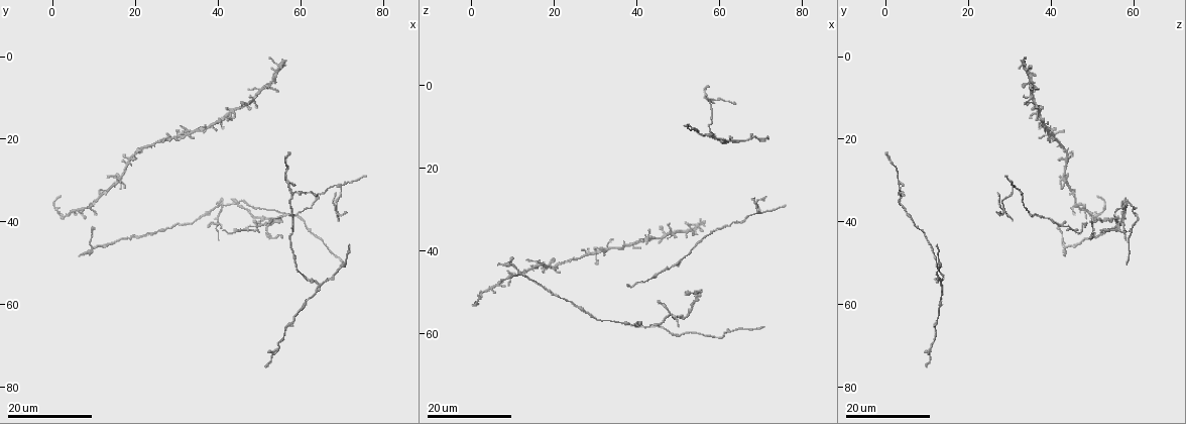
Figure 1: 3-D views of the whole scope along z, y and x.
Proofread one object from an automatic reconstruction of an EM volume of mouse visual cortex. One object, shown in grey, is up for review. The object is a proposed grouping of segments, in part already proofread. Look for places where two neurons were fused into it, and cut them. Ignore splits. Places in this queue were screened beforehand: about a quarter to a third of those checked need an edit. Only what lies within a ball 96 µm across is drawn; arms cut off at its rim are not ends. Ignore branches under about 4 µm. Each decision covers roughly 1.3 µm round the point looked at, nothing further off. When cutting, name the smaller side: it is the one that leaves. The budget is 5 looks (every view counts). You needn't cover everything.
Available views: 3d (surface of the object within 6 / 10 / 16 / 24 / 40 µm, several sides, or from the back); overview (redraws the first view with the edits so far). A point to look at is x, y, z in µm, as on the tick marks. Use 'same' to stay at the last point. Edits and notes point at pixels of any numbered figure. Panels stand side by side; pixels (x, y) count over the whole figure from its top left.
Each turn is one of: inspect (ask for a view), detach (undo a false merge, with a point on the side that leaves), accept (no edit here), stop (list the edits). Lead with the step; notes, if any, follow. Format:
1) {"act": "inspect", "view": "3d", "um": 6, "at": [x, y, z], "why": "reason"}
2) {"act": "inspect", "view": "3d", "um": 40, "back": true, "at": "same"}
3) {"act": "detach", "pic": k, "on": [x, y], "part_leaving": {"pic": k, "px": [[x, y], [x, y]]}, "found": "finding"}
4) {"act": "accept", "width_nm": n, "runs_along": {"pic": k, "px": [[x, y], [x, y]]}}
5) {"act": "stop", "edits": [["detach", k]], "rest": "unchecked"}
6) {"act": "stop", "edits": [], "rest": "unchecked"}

{"act": "inspect", "view": "3d", "um": 24, "at": [64.5, 55.5, 14.0], "why": "three arms meet"}

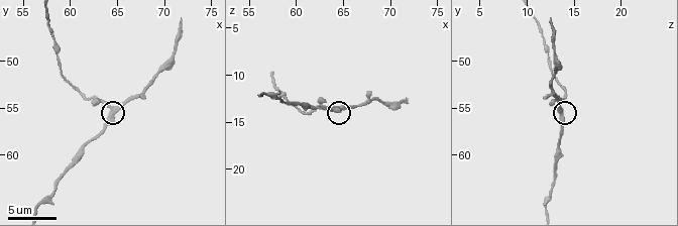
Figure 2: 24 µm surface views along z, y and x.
{"act": "inspect", "view": "3d", "um": 10, "at": [64.4, 55.4, 13.6]}

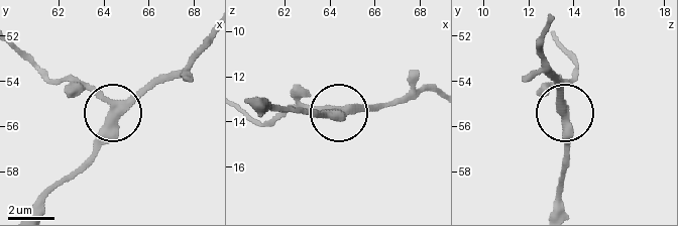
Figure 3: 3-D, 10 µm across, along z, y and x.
{"act": "accept", "found": "continuous, no second neuron"}

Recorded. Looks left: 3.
{"act": "inspect", "view": "3d", "um": 24, "at": [57.5, 31.0, 3.5], "why": "side arm on a straight run"}

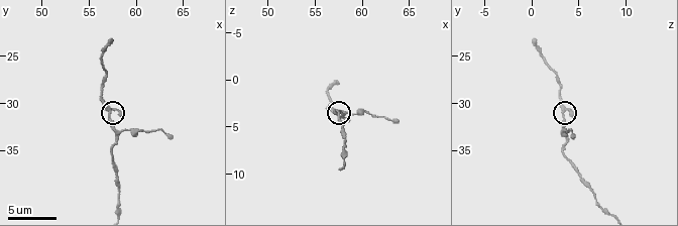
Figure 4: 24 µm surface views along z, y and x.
{"act": "inspect", "view": "3d", "um": 10, "at": [57.4, 31.2, 3.2]}

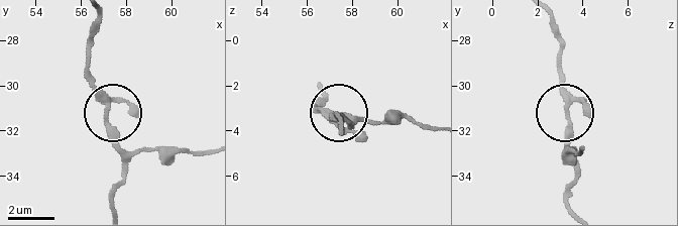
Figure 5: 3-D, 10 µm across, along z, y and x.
{"act": "inspect", "view": "3d", "um": 6, "at": [57.2, 31.3, 3.3]}

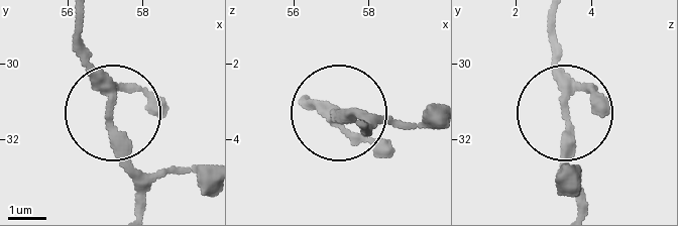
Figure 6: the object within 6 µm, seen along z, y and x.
{"act": "accept", "runs_along": {"pic": 6, "px": [[575, 202], [556, 18]]}, "found": "continuous, no second neuron"}

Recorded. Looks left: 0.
{"act": "stop", "edits": [], "rest": "unchecked"}

